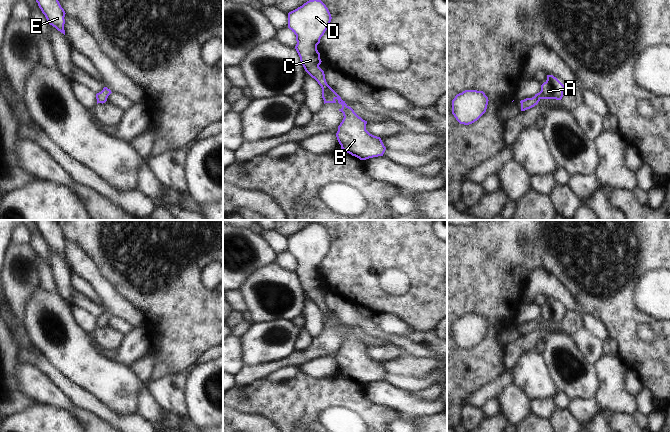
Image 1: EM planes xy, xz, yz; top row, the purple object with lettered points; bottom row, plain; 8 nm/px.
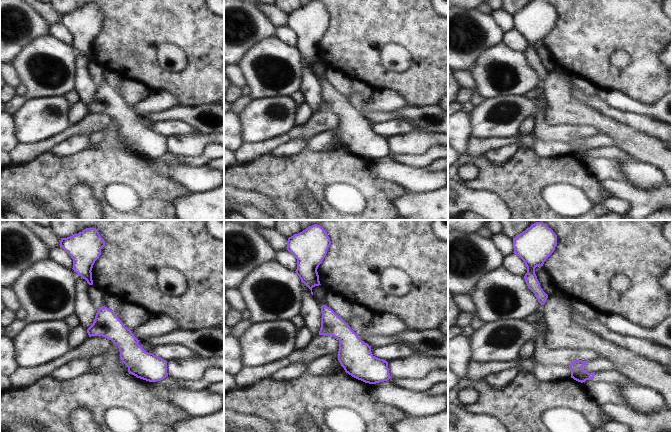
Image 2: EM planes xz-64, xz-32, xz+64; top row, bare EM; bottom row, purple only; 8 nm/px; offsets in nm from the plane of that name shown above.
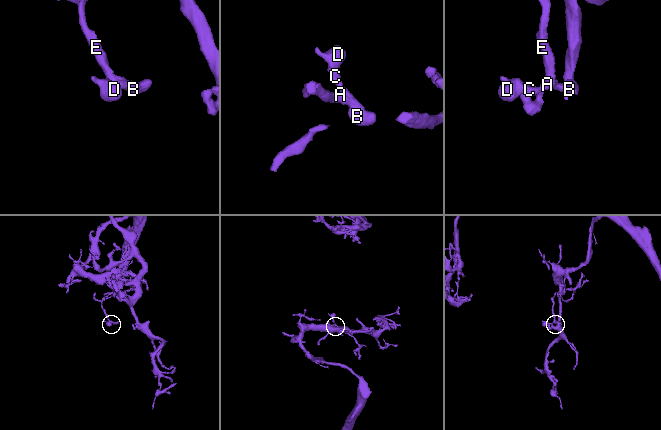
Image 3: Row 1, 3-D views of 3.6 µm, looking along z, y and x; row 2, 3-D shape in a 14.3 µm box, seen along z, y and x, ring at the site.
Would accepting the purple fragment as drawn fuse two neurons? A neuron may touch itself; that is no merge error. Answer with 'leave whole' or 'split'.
leave whole

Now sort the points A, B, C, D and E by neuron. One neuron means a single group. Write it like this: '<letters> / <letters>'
A B C D E

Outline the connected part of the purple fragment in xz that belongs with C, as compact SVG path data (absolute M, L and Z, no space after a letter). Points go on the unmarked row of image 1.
M317 223L309 224L302 230L288 237L288 252L296 259L297 268L295 273L300 281L300 285L305 295L314 302L322 312L322 322L325 327L336 327L342 329L339 333L343 337L343 344L338 350L336 357L337 364L341 369L341 373L345 376L359 382L366 384L373 381L383 380L386 371L384 370L380 361L370 358L366 354L367 345L359 341L354 334L349 331L345 325L327 308L324 295L319 291L321 288L320 277L317 274L317 269L320 267L321 261L330 249L331 238L326 229Z

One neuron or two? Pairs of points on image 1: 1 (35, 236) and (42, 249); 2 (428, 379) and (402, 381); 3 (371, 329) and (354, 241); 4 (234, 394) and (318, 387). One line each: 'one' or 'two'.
1: one
2: one
3: two
4: one

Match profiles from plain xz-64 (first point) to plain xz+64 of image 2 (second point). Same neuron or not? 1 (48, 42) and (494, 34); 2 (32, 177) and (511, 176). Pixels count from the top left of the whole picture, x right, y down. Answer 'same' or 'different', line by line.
1: different
2: same

